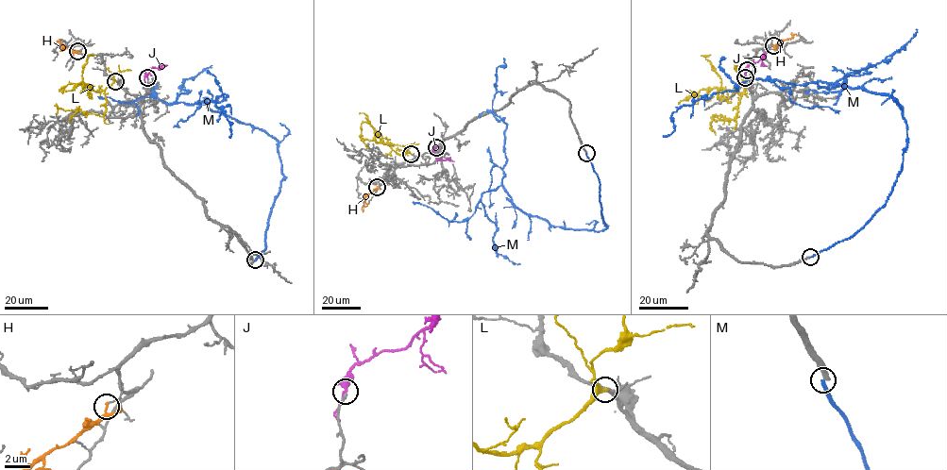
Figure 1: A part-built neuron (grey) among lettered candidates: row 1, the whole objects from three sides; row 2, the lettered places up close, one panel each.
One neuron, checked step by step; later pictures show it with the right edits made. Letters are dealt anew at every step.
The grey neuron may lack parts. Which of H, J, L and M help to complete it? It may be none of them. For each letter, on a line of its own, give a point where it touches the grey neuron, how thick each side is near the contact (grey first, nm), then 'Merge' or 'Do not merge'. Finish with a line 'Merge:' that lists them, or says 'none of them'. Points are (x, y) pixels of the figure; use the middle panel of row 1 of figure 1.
H: Touches grey at (377, 187). Thickness 120 nm (grey) against 220 nm. Do not merge
J: Touches grey at (436, 147). Thickness 180 nm (grey) against 320 nm. Merge
L: Touches grey at (411, 154). Thickness 220 nm (grey) against 400 nm. Do not merge
M: Touches grey at (586, 153). Thickness 480 nm (grey) against 340 nm. Do not merge
Merge: J

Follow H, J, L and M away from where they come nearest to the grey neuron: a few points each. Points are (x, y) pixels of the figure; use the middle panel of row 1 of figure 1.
H: (377, 187), (365, 196), (366, 205), (363, 212)
J: (436, 147), (433, 149), (437, 159), (453, 160)
L: (411, 154), (404, 155), (409, 145), (362, 139), (367, 146)
M: (585, 153), (600, 184), (604, 229), (551, 226), (512, 203), (502, 182), (507, 125), (492, 111), (503, 58)

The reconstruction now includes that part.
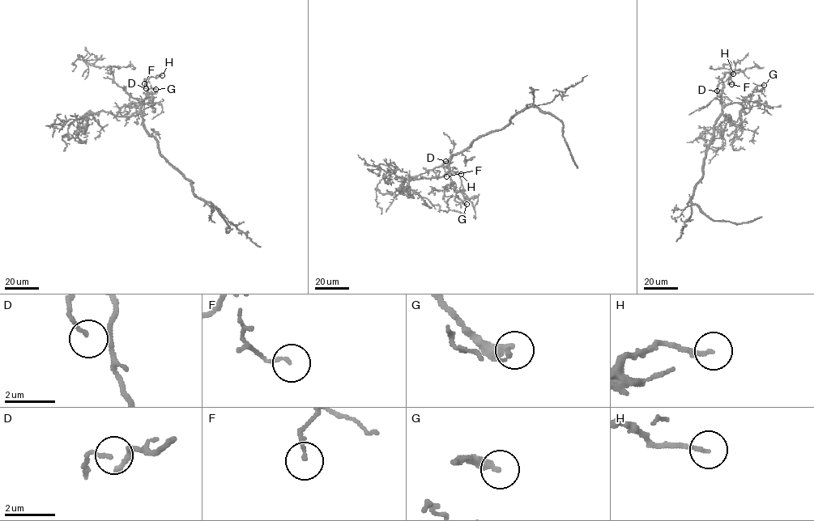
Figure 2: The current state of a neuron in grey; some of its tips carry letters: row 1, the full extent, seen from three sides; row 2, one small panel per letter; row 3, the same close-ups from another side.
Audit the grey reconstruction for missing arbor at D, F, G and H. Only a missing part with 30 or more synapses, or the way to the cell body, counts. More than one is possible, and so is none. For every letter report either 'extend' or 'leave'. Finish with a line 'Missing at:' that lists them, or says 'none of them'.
D: leave
F: leave
G: extend
H: leave
Missing at: G

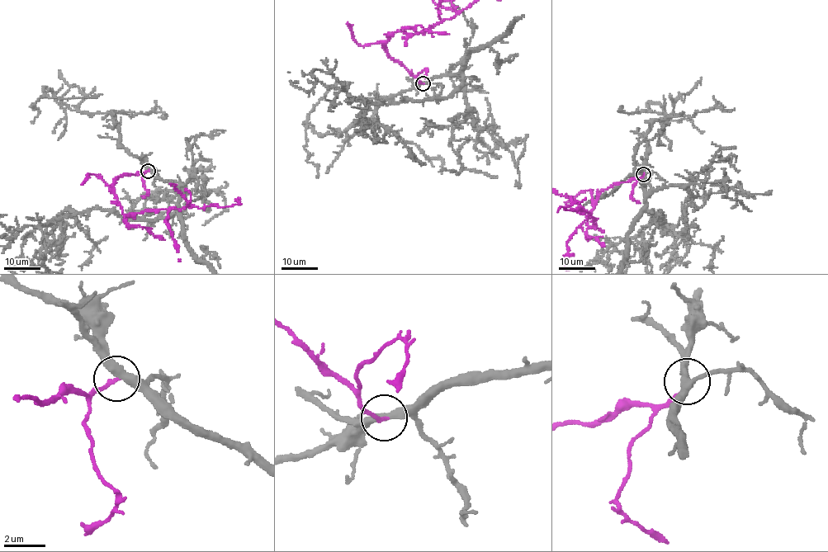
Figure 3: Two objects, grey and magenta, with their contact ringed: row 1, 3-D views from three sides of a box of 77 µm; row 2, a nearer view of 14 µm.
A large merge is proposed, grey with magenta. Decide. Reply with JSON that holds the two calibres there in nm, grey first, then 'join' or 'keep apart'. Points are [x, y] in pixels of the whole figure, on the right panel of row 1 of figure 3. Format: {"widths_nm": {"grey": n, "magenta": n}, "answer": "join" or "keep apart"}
{"widths_nm": {"grey": 380, "magenta": 180}, "answer": "keep apart"}

